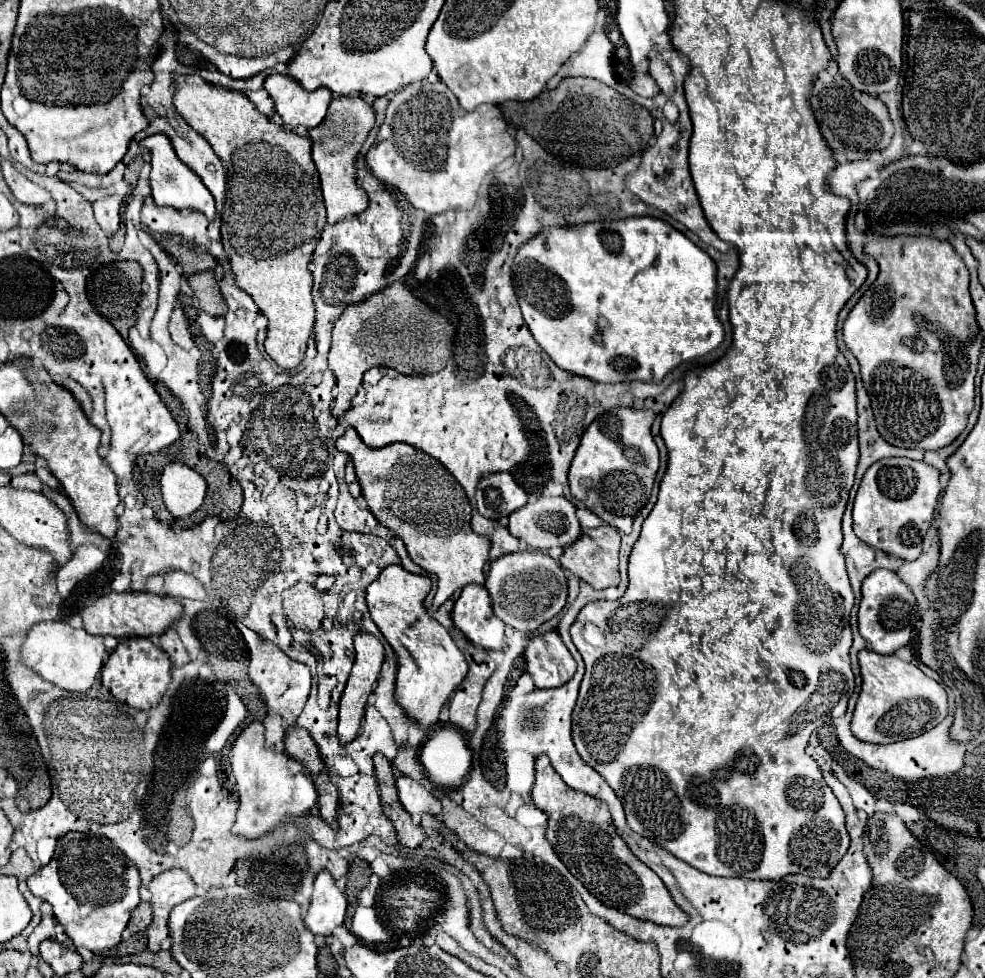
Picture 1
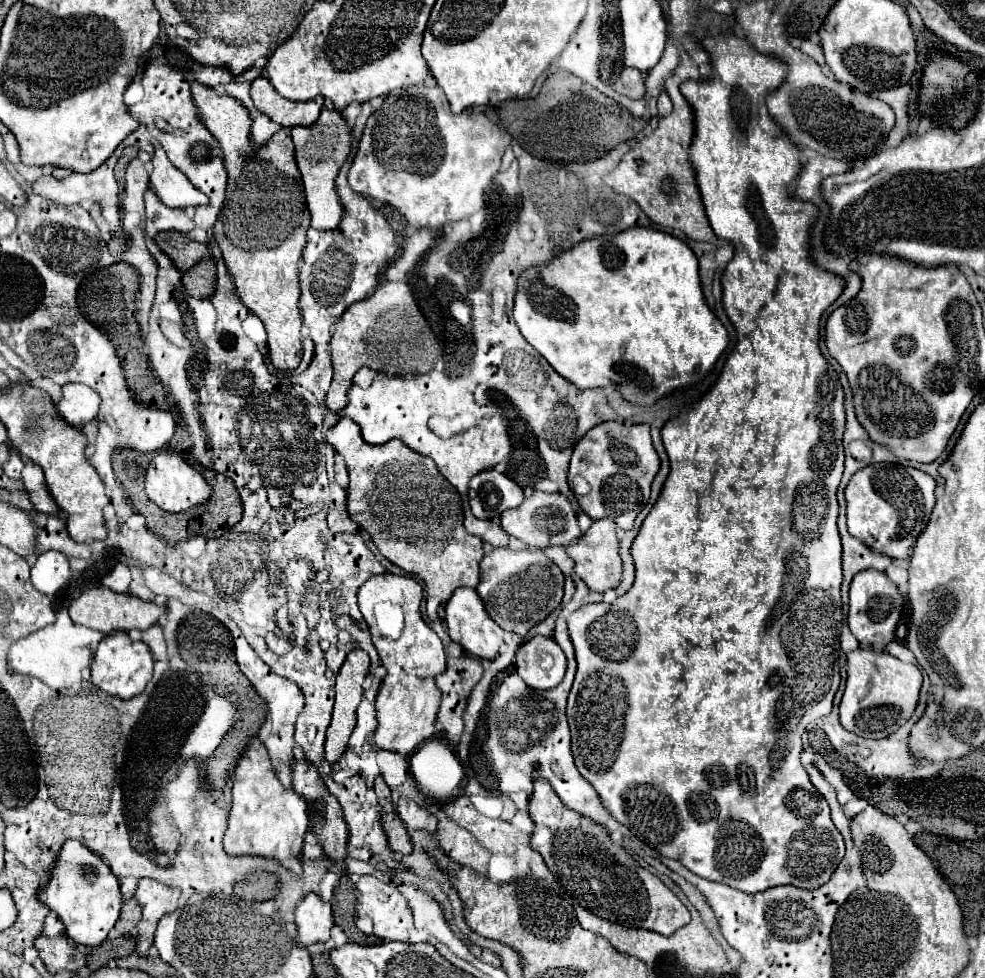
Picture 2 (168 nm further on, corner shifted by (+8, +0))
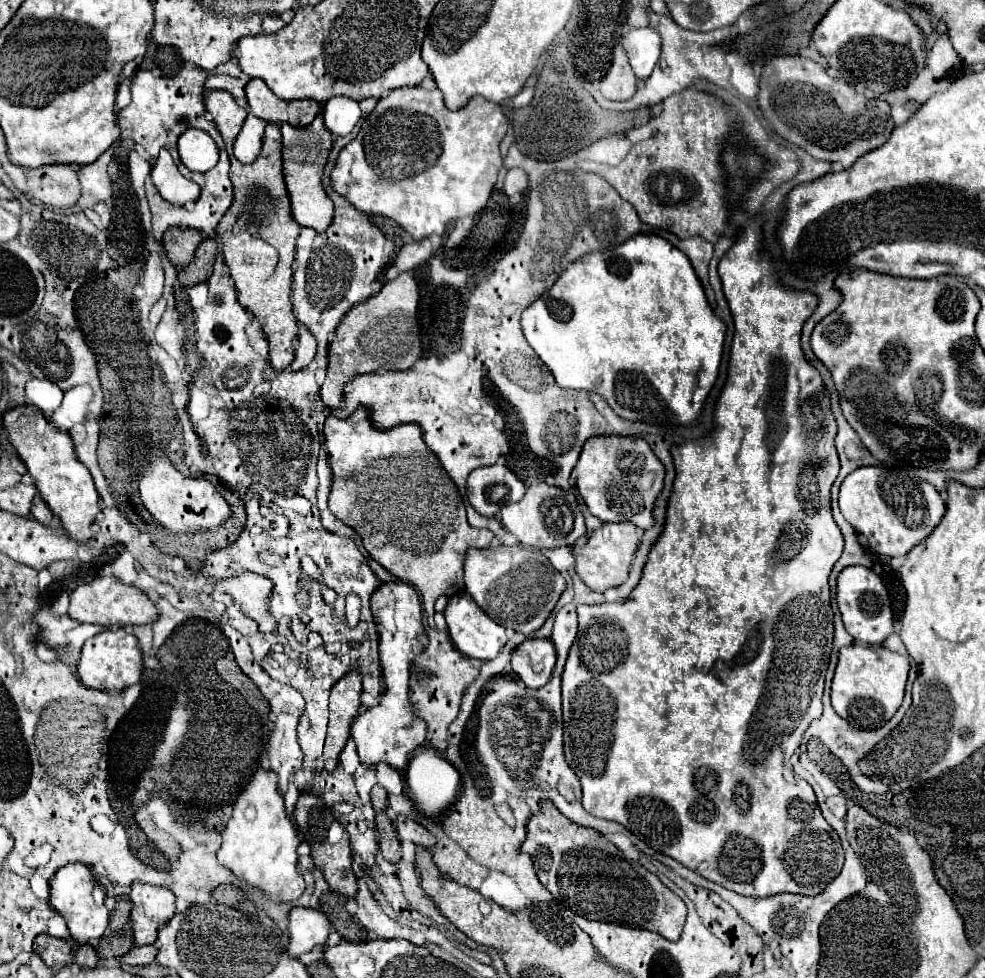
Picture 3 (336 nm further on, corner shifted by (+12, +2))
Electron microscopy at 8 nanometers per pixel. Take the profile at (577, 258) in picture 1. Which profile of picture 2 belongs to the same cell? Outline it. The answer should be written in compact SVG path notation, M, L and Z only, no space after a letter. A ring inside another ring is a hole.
M630 227L626 231L614 233L614 235L598 235L592 239L584 239L576 243L572 249L558 253L552 261L548 261L544 267L528 267L526 271L520 273L518 277L518 287L516 287L516 299L514 299L514 319L524 335L524 339L560 373L564 379L574 383L580 389L592 389L592 387L622 387L630 385L632 387L632 403L642 403L650 405L656 399L672 393L674 389L680 389L690 383L690 375L694 371L700 371L700 379L714 367L716 359L728 345L728 333L724 325L714 317L714 313L708 309L702 287L700 287L700 277L698 277L698 259L692 253L692 249L682 243L680 239L658 231L650 227Z

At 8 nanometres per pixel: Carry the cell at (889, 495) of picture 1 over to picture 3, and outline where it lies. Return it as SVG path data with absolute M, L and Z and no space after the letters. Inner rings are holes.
M862 467L852 471L840 485L840 511L850 525L868 539L878 555L900 557L914 545L922 543L942 521L946 503L940 493L926 481L898 477L884 467Z

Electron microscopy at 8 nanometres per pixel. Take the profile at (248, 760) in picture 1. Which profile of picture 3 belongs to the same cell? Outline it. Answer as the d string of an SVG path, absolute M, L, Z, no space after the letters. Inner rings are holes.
M258 769L254 781L246 785L238 801L232 805L232 817L222 833L218 861L238 879L268 895L274 903L292 903L304 893L304 879L298 871L298 833L296 825L286 817L282 795L278 793L278 775Z

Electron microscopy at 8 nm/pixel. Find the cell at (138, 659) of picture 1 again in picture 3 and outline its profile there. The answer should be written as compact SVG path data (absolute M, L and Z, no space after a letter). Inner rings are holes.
M106 629L94 635L82 647L82 657L78 661L78 675L86 687L112 693L118 693L124 687L138 683L142 677L142 653L138 649L138 639L126 633L124 629L118 631Z

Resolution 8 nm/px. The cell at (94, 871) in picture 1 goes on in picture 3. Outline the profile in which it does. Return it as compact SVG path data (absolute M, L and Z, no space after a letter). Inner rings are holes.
M70 863L62 867L50 879L50 905L64 917L70 935L78 943L94 943L92 939L100 939L104 935L110 917L110 909L104 905L104 899L106 899L104 887L80 863Z

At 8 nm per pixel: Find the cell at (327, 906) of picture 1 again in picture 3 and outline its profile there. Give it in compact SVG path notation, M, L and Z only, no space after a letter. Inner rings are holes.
M294 907L288 915L288 955L300 957L302 953L312 951L316 945L326 945L330 923L322 911L306 909L306 907Z

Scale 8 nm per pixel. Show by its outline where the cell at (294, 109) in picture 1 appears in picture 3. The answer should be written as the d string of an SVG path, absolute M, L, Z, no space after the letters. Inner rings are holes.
M250 79L246 85L246 97L250 113L268 123L290 123L292 127L306 127L318 113L322 113L320 103L312 99L284 101L276 97L262 79Z

